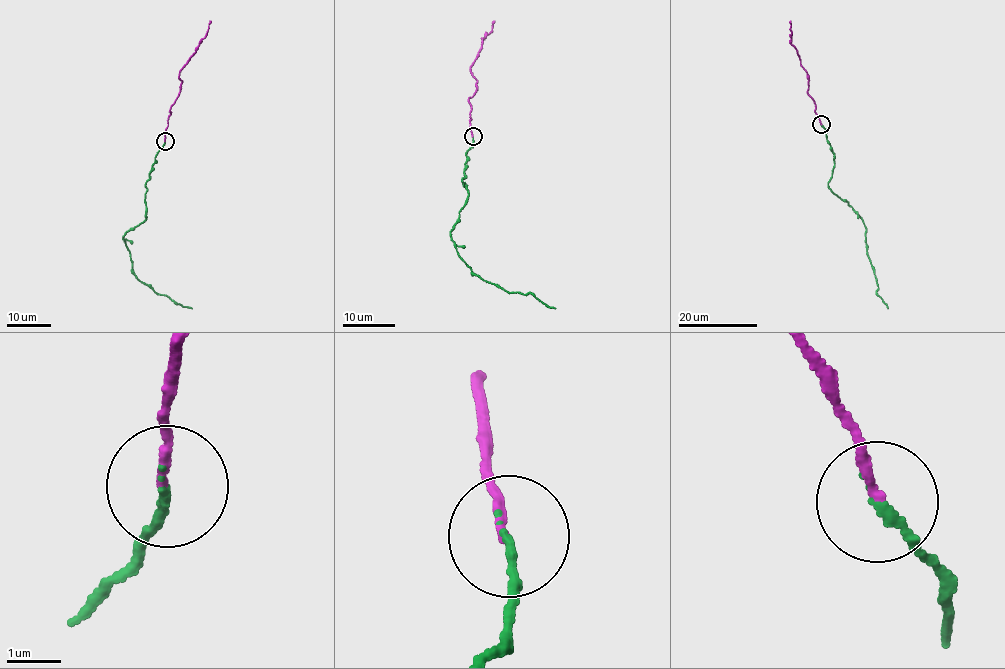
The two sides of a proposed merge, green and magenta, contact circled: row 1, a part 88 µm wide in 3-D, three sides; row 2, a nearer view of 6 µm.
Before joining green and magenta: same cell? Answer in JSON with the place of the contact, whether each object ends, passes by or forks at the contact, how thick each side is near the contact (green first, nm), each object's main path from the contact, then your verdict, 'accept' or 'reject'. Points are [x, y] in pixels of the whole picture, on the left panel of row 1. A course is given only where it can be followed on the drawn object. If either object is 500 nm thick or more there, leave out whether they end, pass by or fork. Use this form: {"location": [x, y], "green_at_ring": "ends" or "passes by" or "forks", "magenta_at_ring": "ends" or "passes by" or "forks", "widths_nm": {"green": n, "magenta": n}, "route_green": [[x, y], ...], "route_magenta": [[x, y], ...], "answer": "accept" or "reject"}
{"location": [165, 141], "green_at_ring": "ends", "magenta_at_ring": "ends", "widths_nm": {"green": 150, "magenta": 150}, "route_green": [[165, 141], [146, 187], [145, 221], [125, 232], [122, 239], [132, 274], [159, 294], [192, 308]], "route_magenta": [[165, 141], [170, 109], [180, 91], [179, 71], [197, 50], [211, 21]], "answer": "accept"}

